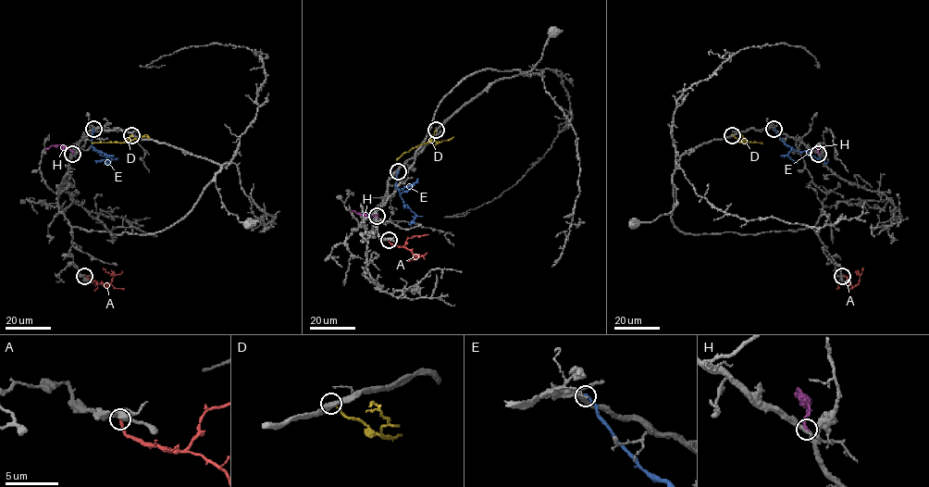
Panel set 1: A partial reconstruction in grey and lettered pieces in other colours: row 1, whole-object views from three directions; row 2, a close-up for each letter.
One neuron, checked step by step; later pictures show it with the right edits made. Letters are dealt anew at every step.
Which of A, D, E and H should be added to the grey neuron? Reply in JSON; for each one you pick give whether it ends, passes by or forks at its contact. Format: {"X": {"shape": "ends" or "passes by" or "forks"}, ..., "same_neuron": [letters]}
{"D": {"shape": "ends"}, "same_neuron": ["D"]}

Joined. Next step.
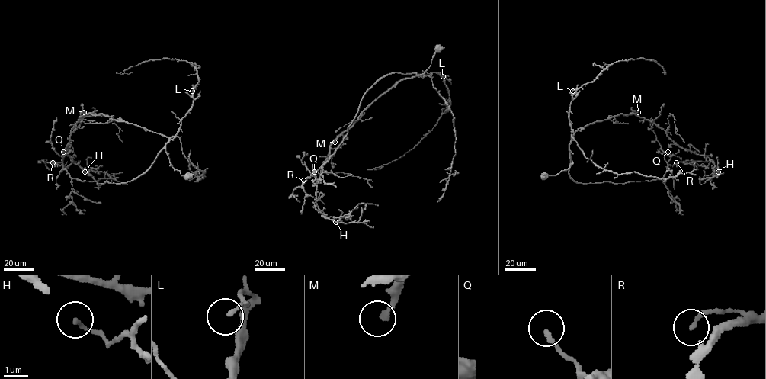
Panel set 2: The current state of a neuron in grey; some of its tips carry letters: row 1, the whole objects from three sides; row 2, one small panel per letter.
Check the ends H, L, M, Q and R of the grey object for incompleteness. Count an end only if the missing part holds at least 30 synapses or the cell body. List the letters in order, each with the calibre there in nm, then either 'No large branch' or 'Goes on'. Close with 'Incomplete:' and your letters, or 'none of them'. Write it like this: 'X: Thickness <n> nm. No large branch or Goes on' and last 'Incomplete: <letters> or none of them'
H: Thickness 130 nm. No large branch
L: Thickness 140 nm. No large branch
M: Thickness 190 nm. Goes on
Q: Thickness 170 nm. No large branch
R: Thickness 180 nm. No large branch
Incomplete: M

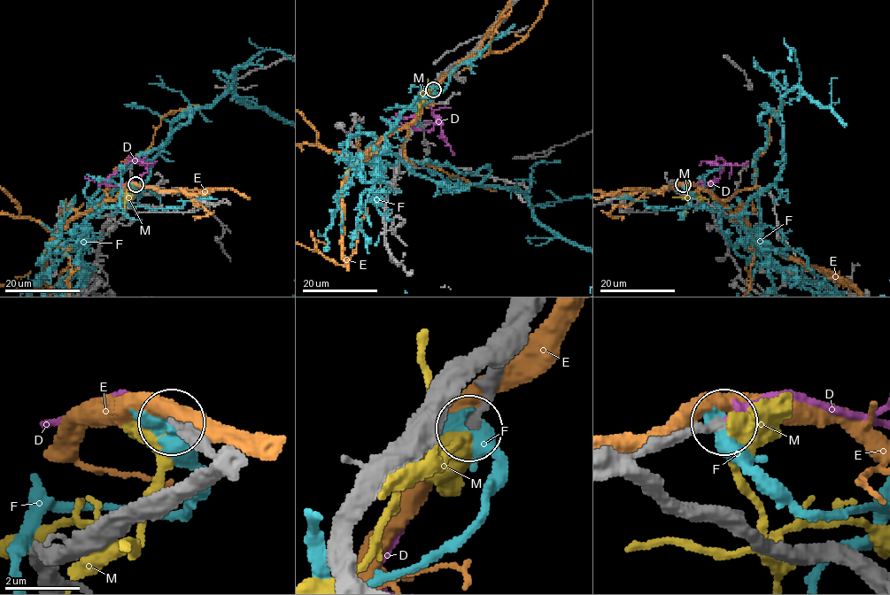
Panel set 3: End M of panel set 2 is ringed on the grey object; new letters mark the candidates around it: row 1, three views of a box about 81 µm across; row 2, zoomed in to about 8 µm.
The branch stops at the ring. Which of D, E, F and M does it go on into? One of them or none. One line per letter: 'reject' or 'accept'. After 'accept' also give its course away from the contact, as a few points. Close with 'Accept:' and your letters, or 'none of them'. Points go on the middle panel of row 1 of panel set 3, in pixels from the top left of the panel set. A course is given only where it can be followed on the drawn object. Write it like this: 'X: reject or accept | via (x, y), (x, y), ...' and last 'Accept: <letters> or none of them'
D: accept
E: reject
F: reject
M: reject
Accept: D

